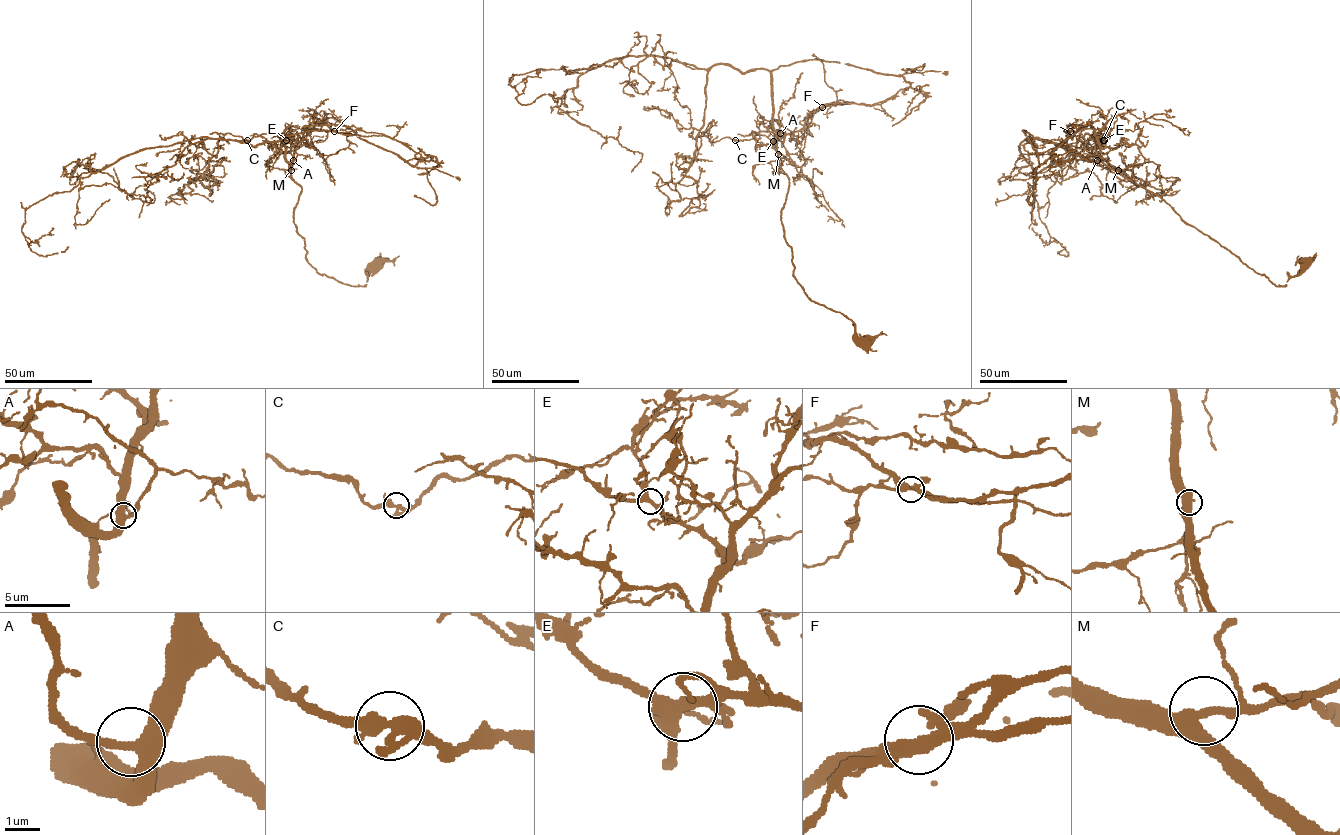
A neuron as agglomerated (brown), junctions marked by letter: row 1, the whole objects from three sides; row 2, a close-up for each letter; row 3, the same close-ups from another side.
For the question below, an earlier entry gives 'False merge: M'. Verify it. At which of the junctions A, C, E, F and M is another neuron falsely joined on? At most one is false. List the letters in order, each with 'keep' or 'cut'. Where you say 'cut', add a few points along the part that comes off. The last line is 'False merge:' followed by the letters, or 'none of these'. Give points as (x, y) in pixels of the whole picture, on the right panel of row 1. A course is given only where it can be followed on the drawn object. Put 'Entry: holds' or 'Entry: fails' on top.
Entry: fails
A: keep
C: keep
E: keep
F: keep
M: keep
False merge: none of these

